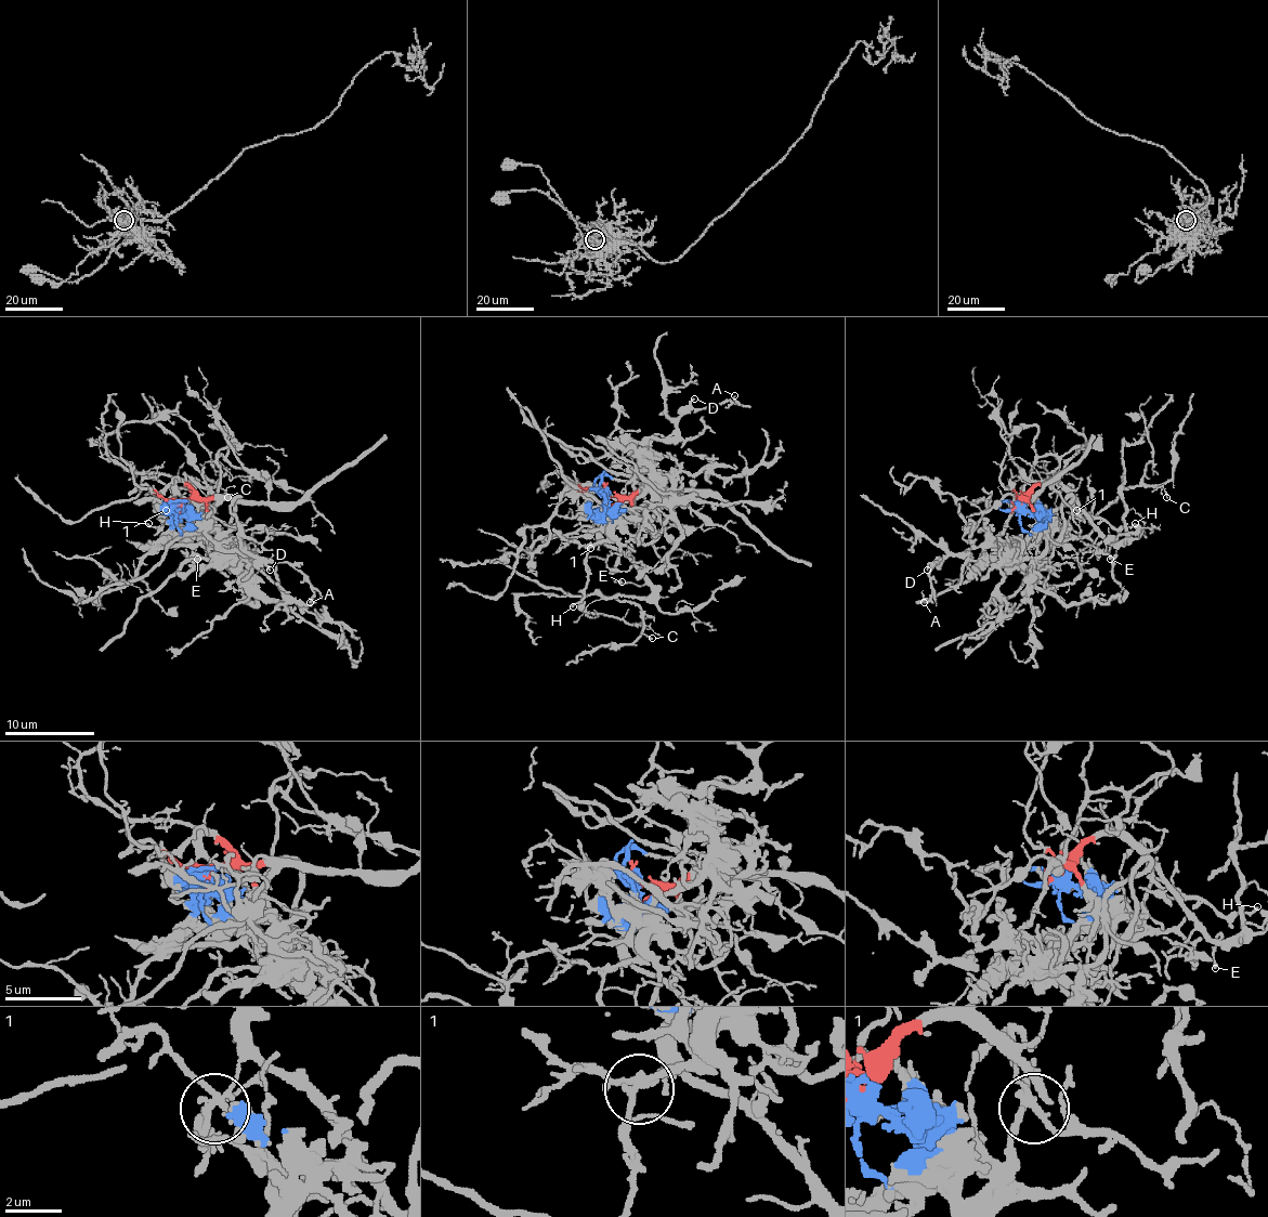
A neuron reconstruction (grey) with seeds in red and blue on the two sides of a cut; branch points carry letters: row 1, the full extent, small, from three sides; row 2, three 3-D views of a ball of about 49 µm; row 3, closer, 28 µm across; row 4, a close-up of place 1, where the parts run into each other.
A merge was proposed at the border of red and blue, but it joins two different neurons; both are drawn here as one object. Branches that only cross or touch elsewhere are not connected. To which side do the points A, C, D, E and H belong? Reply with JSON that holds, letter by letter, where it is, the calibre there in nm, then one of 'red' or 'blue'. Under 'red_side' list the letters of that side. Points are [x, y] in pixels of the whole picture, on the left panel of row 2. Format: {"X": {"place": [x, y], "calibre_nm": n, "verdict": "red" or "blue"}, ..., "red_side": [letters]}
{"A": {"place": [310, 602], "calibre_nm": 90, "verdict": "blue"}, "C": {"place": [227, 497], "calibre_nm": 130, "verdict": "red"}, "D": {"place": [270, 570], "calibre_nm": 180, "verdict": "blue"}, "E": {"place": [197, 559], "calibre_nm": 110, "verdict": "red"}, "H": {"place": [148, 523], "calibre_nm": 150, "verdict": "blue"}, "red_side": ["C", "E"]}

